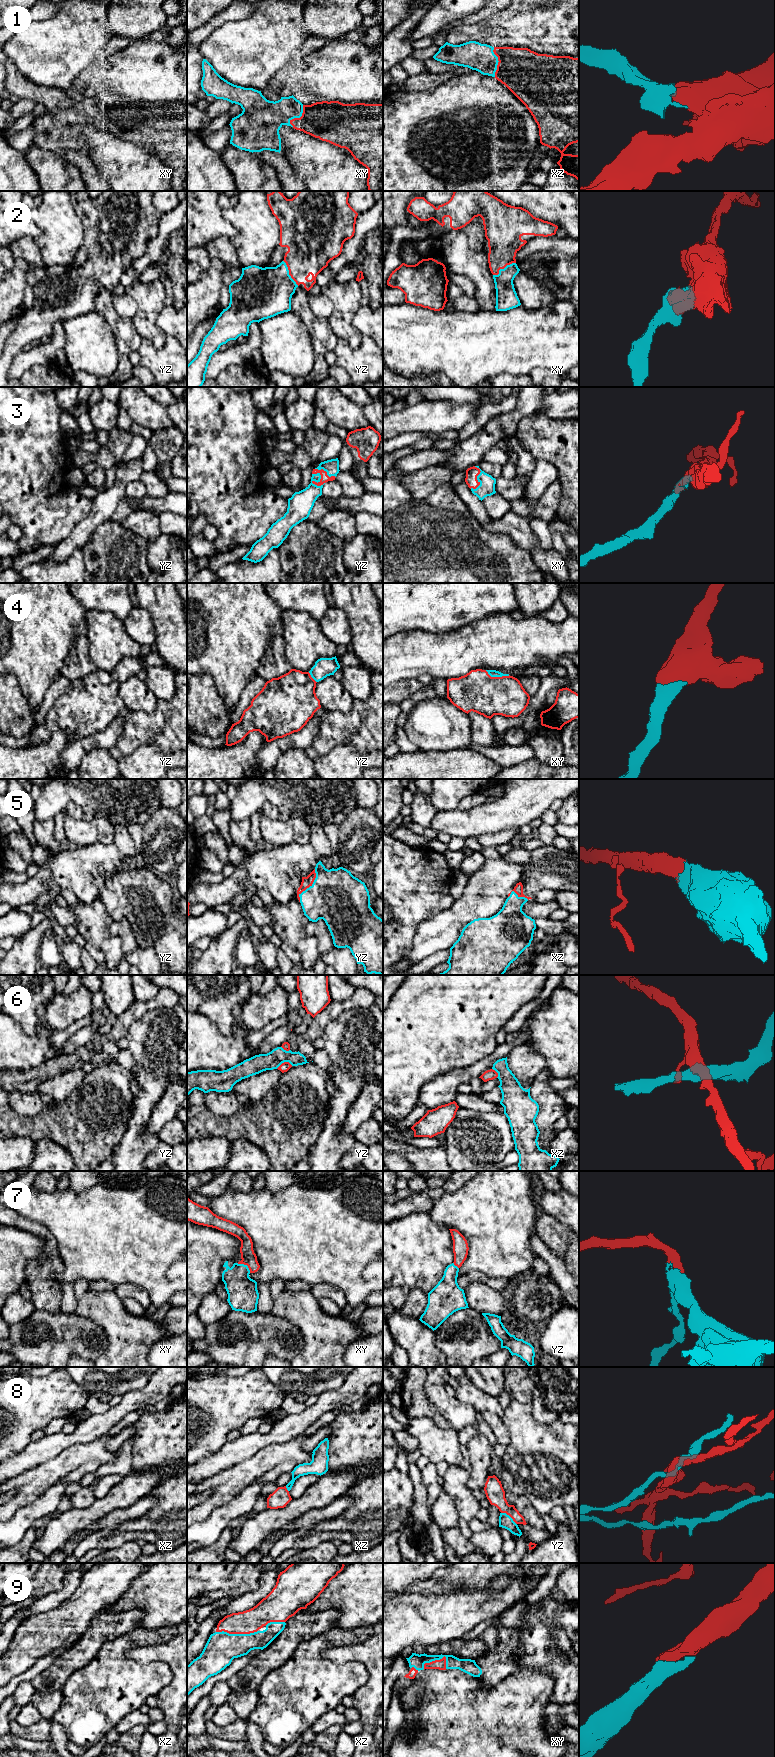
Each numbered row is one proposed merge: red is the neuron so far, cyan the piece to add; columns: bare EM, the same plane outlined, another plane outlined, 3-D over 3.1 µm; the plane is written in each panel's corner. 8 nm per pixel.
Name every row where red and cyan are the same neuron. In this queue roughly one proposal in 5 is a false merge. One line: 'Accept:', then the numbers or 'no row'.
Accept: 1, 2, 3, 4, 5, 7, 9

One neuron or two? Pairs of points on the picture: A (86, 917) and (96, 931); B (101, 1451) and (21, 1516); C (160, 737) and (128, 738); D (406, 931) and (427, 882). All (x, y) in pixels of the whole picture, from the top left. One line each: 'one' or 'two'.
A: one
B: two
C: one
D: one

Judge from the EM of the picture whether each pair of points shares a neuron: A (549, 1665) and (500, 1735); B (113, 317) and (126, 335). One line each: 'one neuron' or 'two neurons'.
A: two neurons
B: one neuron

